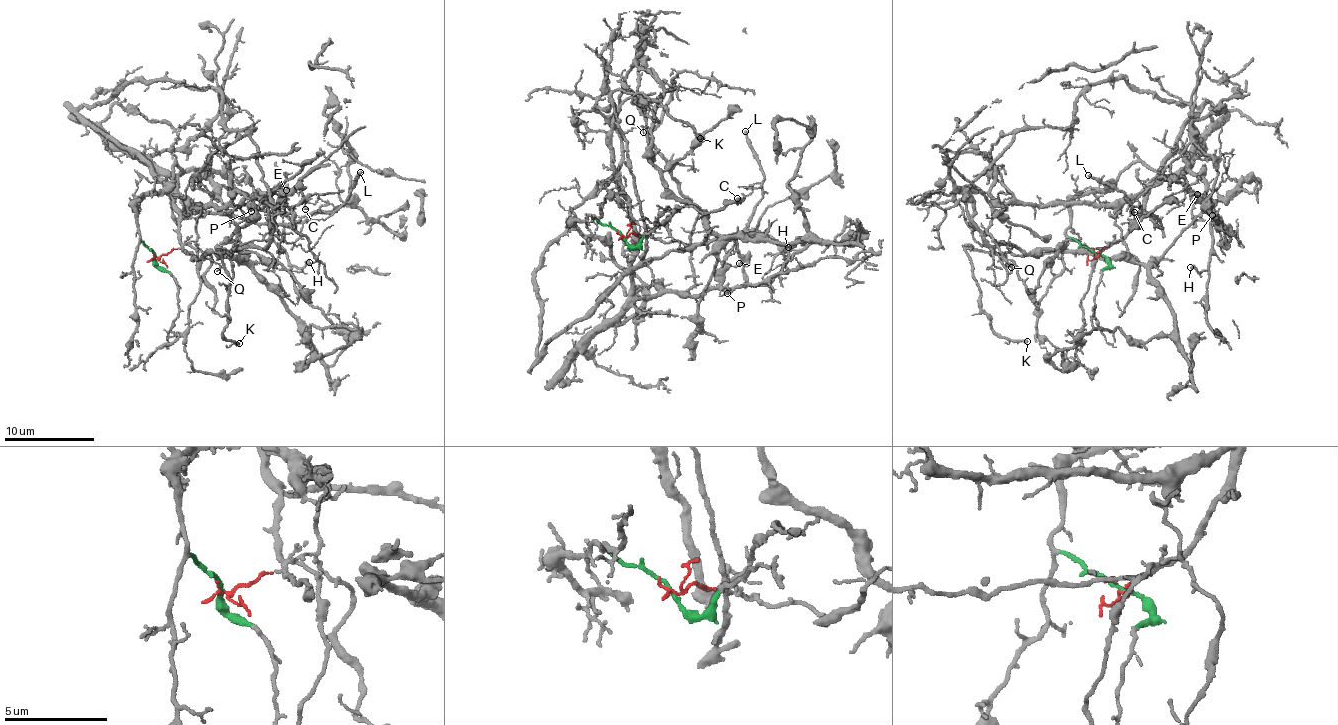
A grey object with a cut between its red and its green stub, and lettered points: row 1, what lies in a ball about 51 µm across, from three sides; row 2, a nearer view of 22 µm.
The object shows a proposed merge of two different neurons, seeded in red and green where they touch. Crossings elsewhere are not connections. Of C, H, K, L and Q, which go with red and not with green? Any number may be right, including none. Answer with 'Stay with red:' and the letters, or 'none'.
Stay with red: C, K, L, Q

